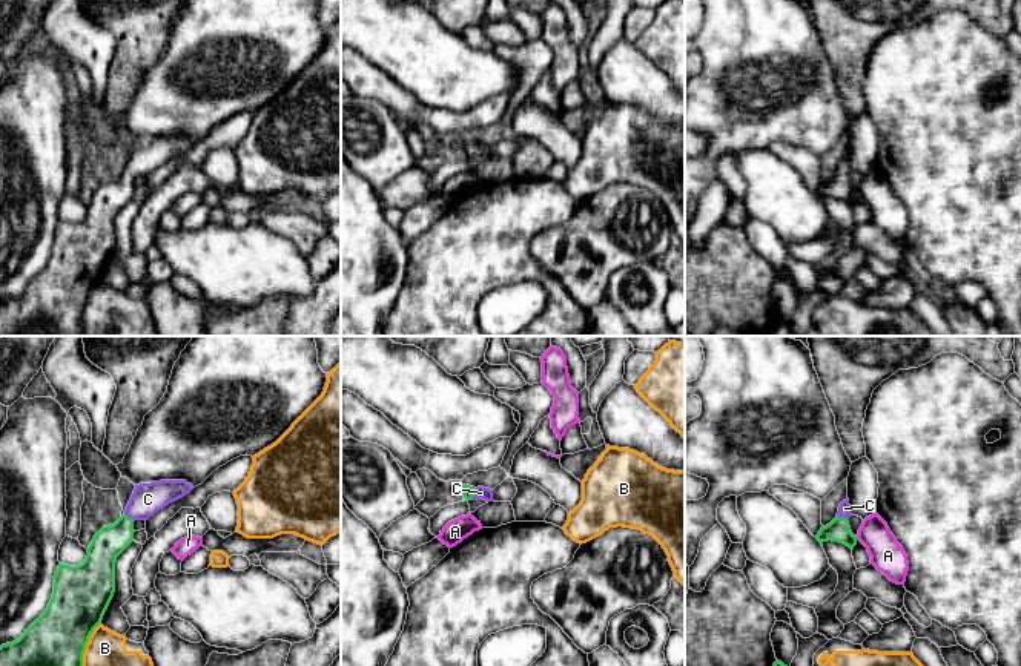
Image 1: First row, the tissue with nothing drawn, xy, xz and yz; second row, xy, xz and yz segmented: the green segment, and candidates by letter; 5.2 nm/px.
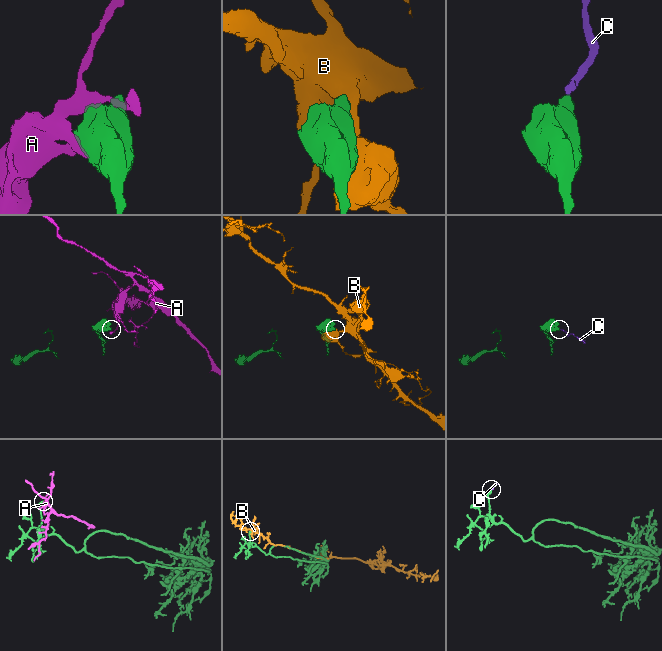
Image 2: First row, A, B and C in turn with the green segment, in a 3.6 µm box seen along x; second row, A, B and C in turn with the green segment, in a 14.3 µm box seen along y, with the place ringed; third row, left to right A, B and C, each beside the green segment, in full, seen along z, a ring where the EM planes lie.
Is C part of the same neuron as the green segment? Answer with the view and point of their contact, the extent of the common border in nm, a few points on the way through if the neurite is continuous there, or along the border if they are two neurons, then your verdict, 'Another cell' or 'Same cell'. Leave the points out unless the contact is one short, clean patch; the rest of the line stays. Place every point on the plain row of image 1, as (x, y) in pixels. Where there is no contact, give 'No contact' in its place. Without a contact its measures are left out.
Touches green at xz (473, 151). Shared border 70 nm. Path across: xz (469, 148), (473, 151), (481, 149). Same cell

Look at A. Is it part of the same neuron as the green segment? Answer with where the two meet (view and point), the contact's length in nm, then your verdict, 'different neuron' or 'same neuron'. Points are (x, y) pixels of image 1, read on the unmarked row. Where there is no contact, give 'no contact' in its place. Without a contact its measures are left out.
meets green in yz at (855, 194); contact 30 nm long; different neuron

